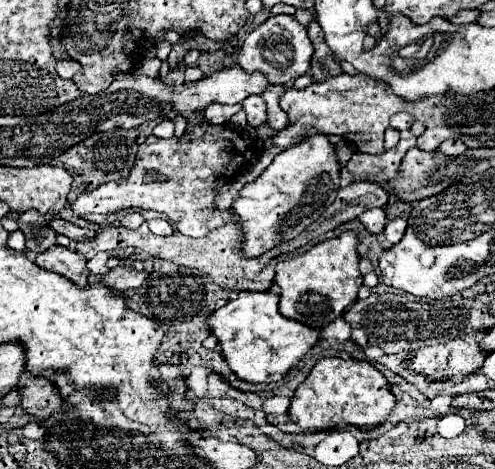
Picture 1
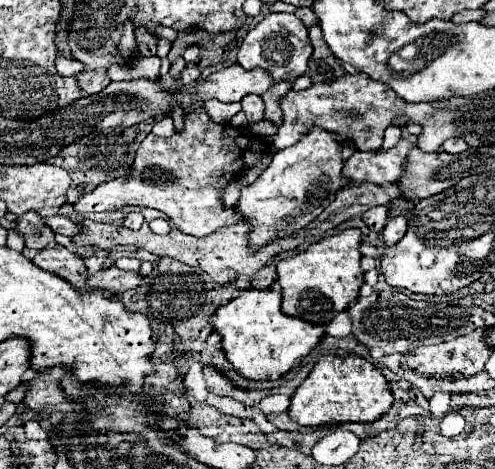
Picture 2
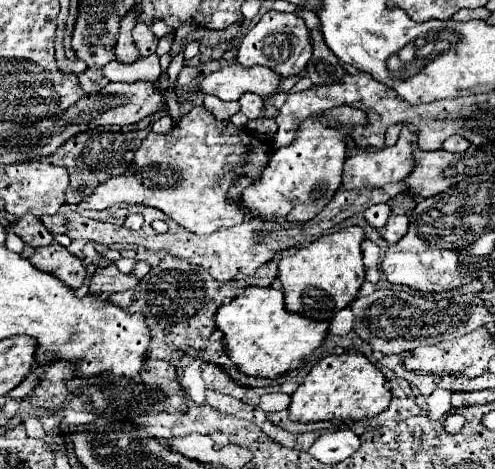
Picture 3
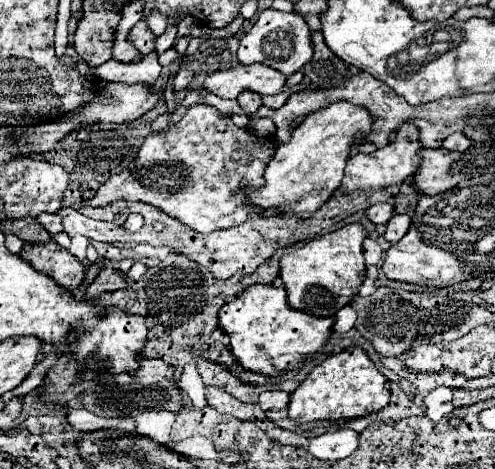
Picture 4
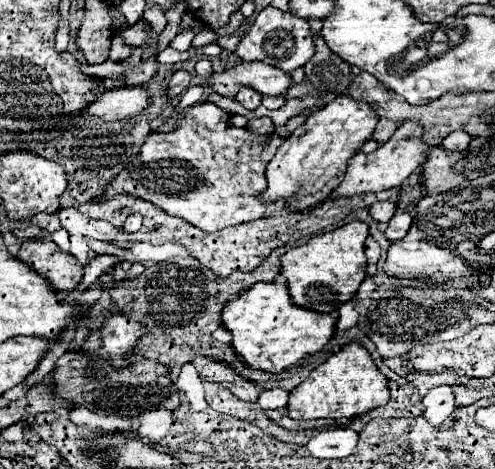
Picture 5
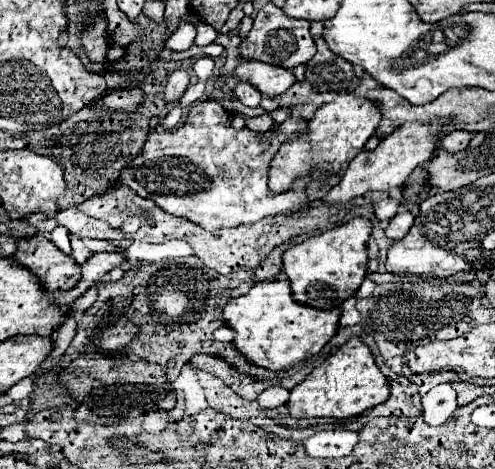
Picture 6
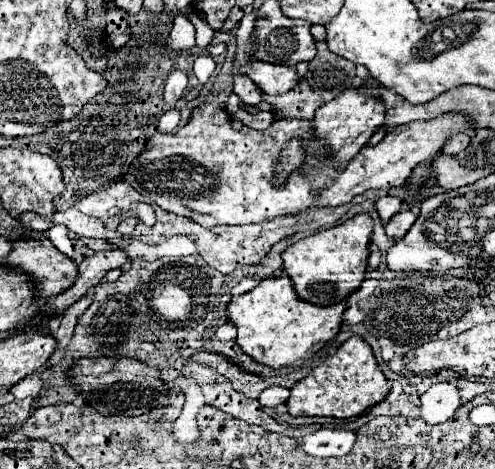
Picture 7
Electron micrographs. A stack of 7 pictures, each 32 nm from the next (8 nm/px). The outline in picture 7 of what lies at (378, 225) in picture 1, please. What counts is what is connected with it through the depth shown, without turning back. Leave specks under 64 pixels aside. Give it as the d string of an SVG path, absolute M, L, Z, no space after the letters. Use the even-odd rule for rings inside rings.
M382 196L376 200L376 212L382 218L382 222L388 222L400 208L402 208L402 200L394 196Z

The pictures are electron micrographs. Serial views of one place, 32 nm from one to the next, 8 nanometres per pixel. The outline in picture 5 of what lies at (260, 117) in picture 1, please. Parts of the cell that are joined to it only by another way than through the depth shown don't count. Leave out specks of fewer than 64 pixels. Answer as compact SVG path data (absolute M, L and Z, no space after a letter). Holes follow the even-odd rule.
M242 88L238 94L236 94L236 100L246 108L246 110L256 110L260 106L260 94L254 92L252 88Z

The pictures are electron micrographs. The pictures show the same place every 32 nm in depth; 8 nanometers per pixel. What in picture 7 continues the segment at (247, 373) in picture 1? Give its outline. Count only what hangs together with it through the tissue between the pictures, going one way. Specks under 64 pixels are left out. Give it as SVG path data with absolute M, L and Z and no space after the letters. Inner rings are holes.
M288 276L262 280L250 292L232 298L226 308L228 320L238 330L236 344L252 360L270 368L296 366L312 358L328 340L332 340L338 334L342 326L342 314L344 302L324 308L300 300Z

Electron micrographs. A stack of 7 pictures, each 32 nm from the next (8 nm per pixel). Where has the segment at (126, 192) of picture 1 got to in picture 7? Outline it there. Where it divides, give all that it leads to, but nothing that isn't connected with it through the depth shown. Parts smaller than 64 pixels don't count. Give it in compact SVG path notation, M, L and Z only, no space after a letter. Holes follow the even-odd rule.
M218 102L196 104L190 112L188 124L178 132L152 134L144 152L134 160L134 164L122 170L122 178L128 180L136 192L166 212L192 218L204 228L214 228L220 224L236 226L262 222L284 214L298 214L314 206L342 206L370 188L388 190L402 186L420 162L430 162L438 152L442 152L448 136L454 132L466 132L470 136L474 134L474 128L468 126L470 122L456 114L444 114L436 120L408 122L388 132L374 148L364 146L348 162L346 170L338 172L332 160L324 158L322 146L310 138L310 122L306 120L274 120L270 128L262 132L248 126L234 130L230 120L232 118ZM294 136L300 136L306 144L308 160L304 168L294 172L284 186L274 188L270 184L274 160L278 158L282 146Z

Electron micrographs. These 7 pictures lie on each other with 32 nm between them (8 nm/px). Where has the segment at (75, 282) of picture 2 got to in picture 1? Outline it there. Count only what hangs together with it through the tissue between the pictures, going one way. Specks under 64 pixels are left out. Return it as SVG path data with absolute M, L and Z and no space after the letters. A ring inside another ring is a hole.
M56 246L36 256L36 264L44 270L52 270L62 274L64 278L72 280L78 286L88 286L88 268L86 256L80 252L72 252L64 246Z

